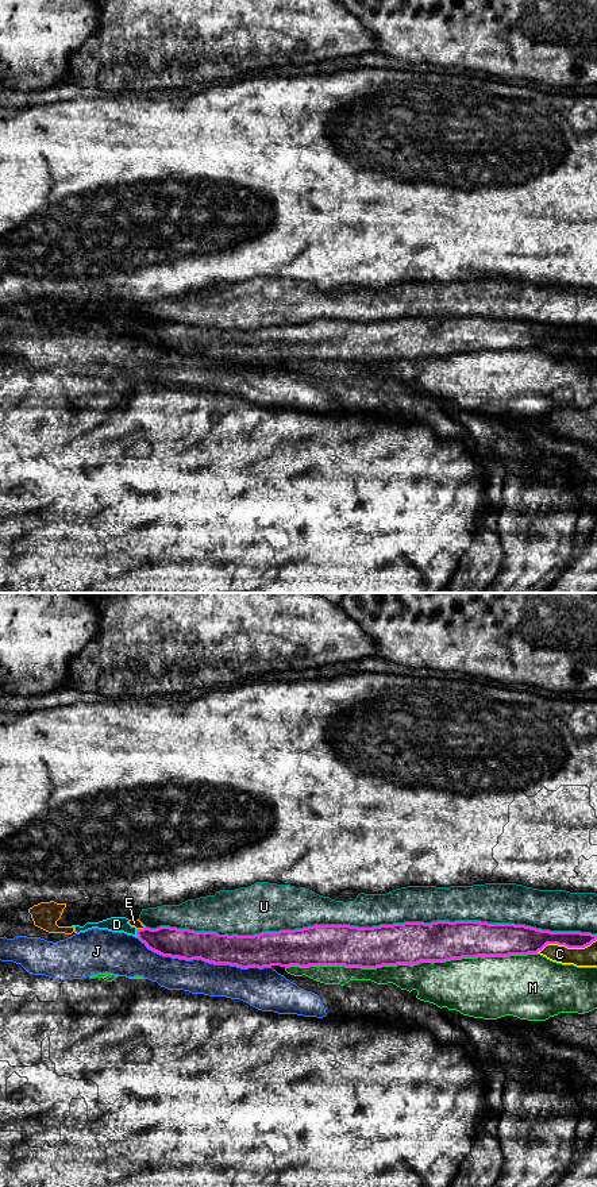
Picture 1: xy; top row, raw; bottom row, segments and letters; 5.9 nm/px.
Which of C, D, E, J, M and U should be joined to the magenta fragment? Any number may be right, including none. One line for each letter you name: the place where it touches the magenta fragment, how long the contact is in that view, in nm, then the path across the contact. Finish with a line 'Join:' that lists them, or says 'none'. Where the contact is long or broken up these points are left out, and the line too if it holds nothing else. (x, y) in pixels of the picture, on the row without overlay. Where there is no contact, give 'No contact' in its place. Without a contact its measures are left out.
D: Touches magenta at xy (137, 328). Shared border 50 nm
Join: D

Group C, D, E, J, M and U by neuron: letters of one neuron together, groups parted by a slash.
C / D / E U / J / M

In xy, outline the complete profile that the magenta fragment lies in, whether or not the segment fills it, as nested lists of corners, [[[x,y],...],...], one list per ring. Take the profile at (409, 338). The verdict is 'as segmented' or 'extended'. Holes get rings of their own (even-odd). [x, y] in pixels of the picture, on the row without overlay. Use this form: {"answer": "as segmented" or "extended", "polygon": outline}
{"answer": "as segmented", "polygon": [[[481,316],[404,317],[373,323],[313,320],[254,331],[159,321],[136,324],[136,331],[162,351],[240,363],[413,361],[420,357],[538,348],[547,339],[585,343],[597,335],[597,329],[592,328]]]}

